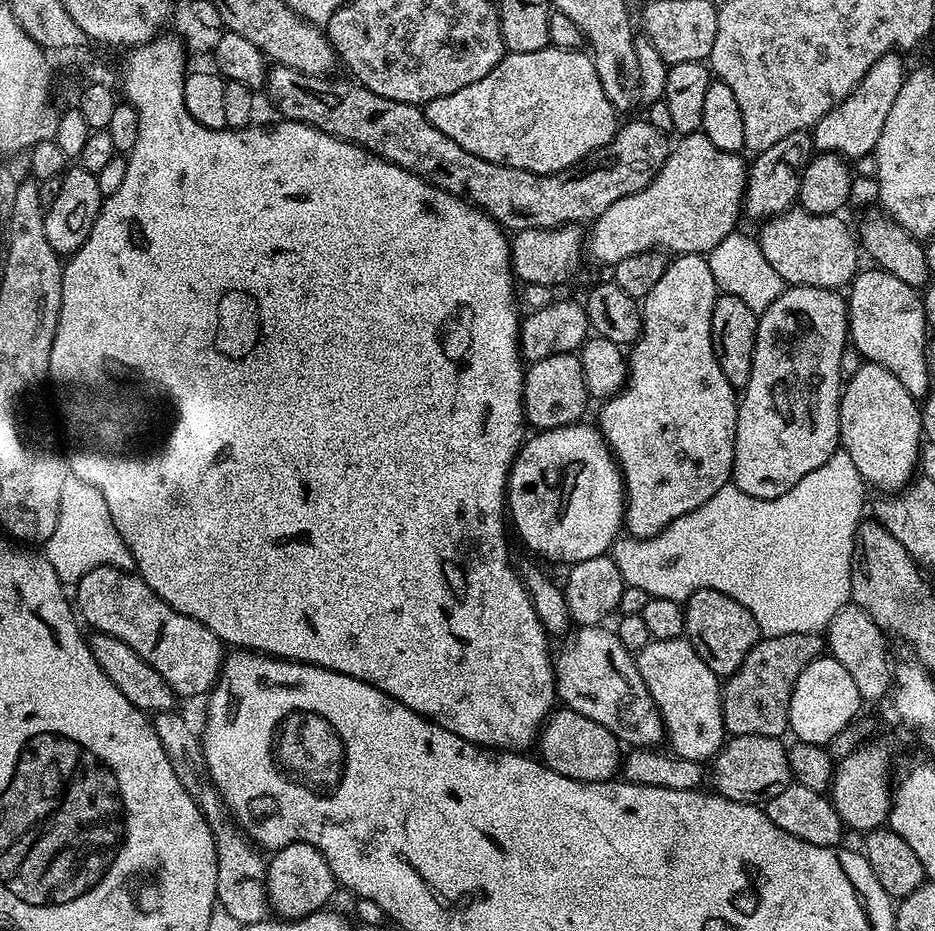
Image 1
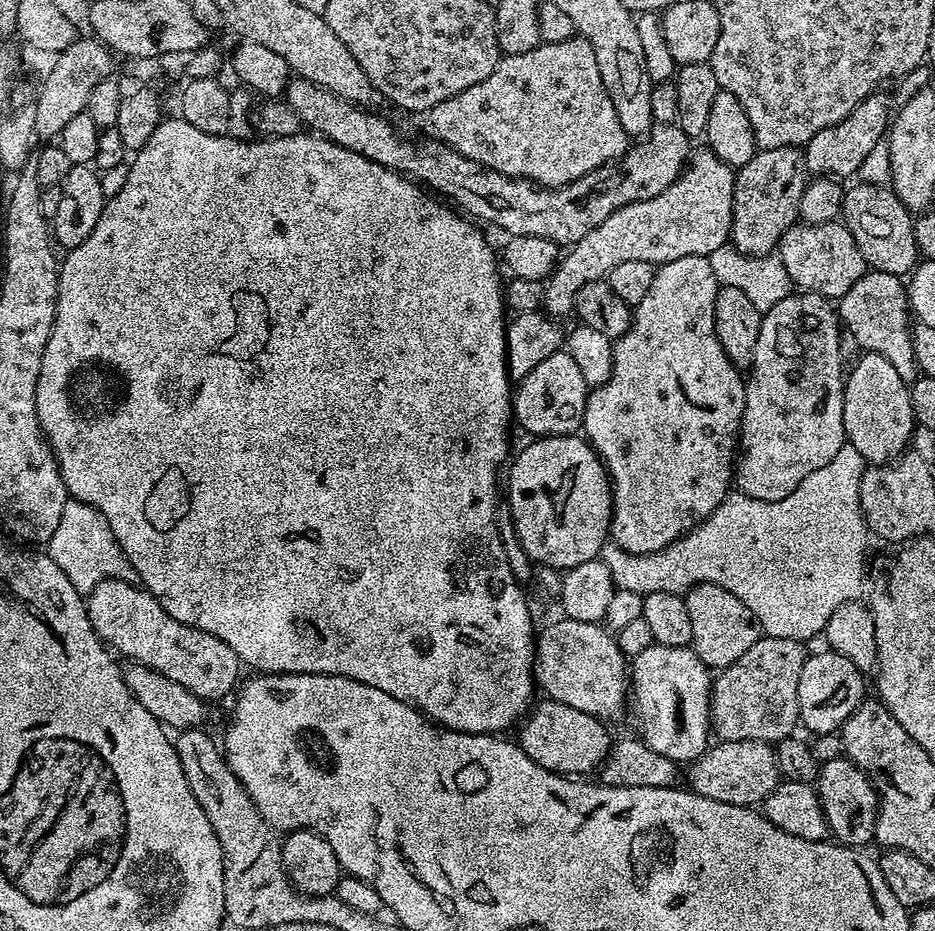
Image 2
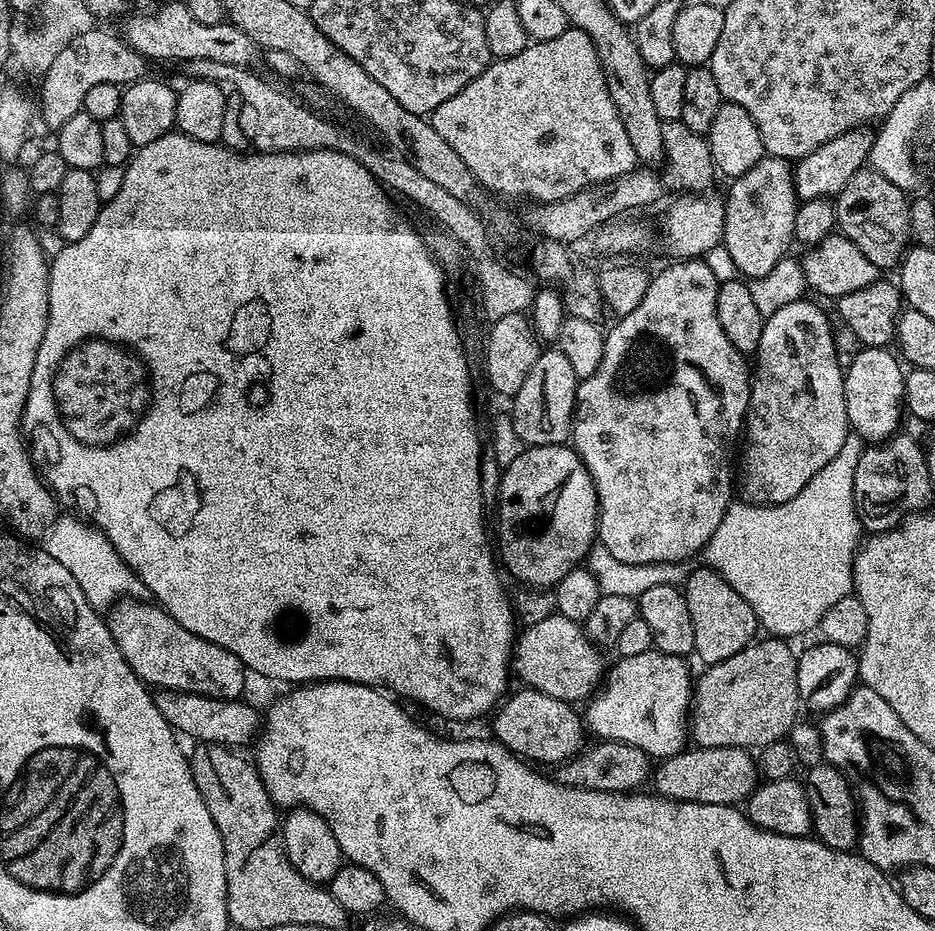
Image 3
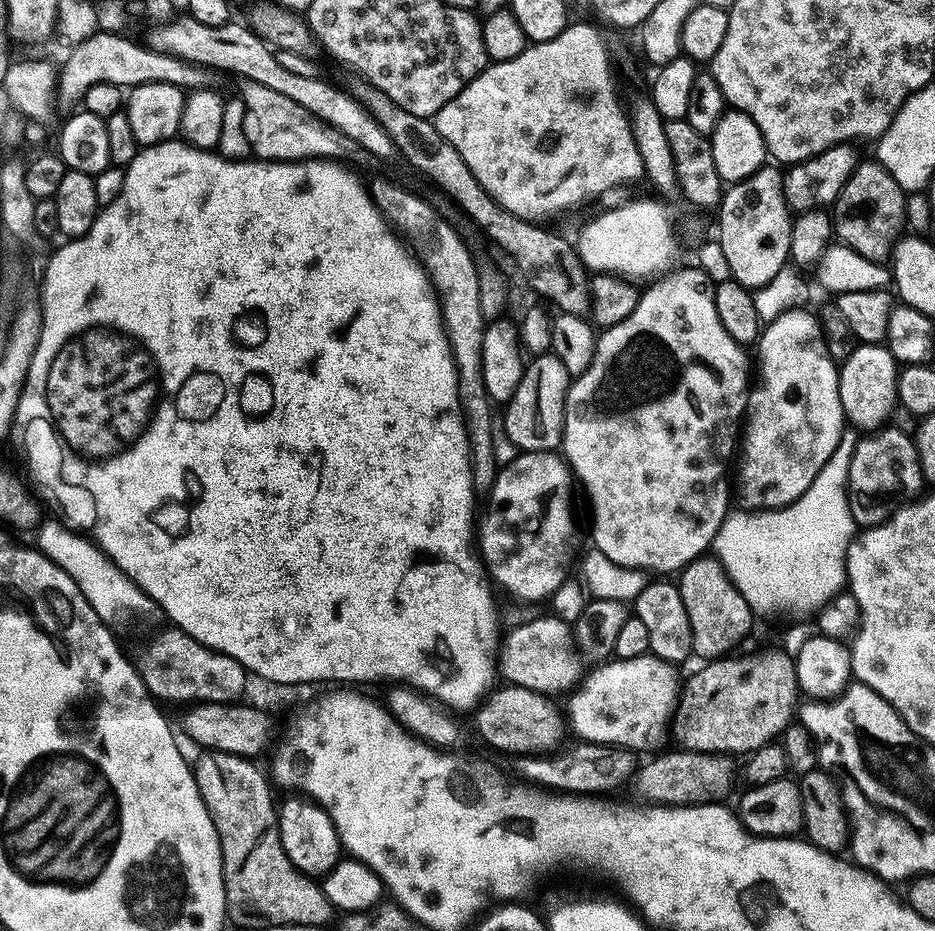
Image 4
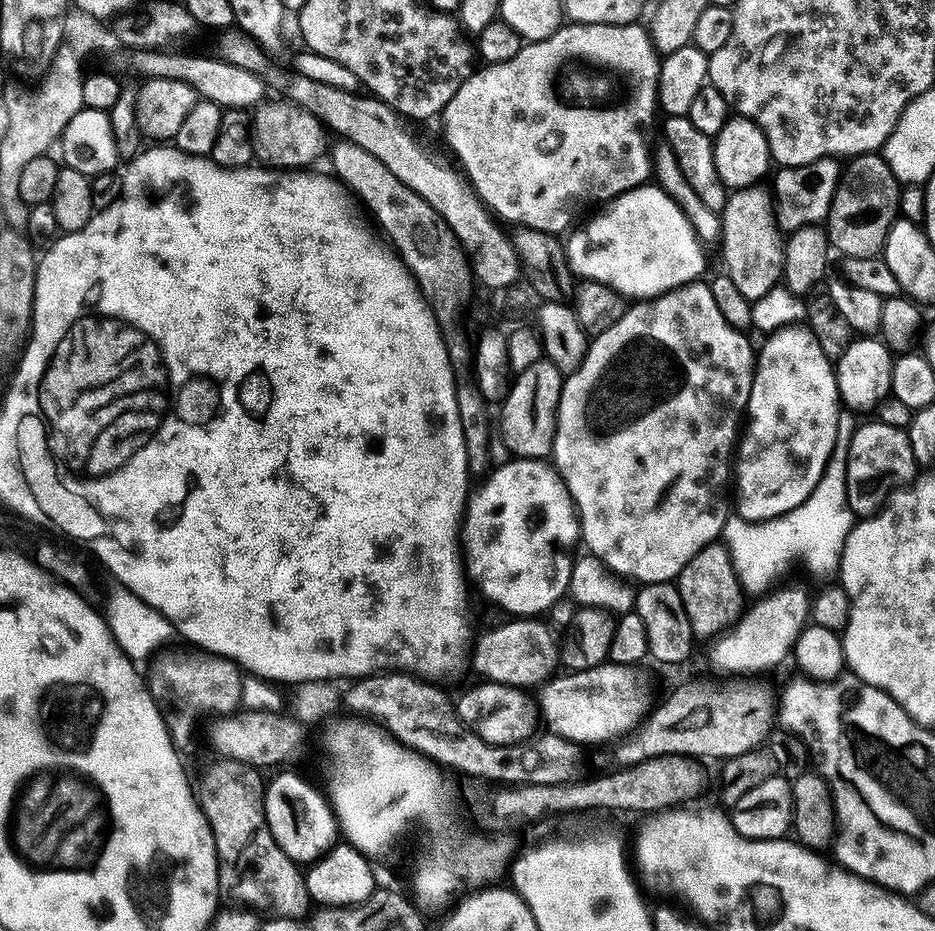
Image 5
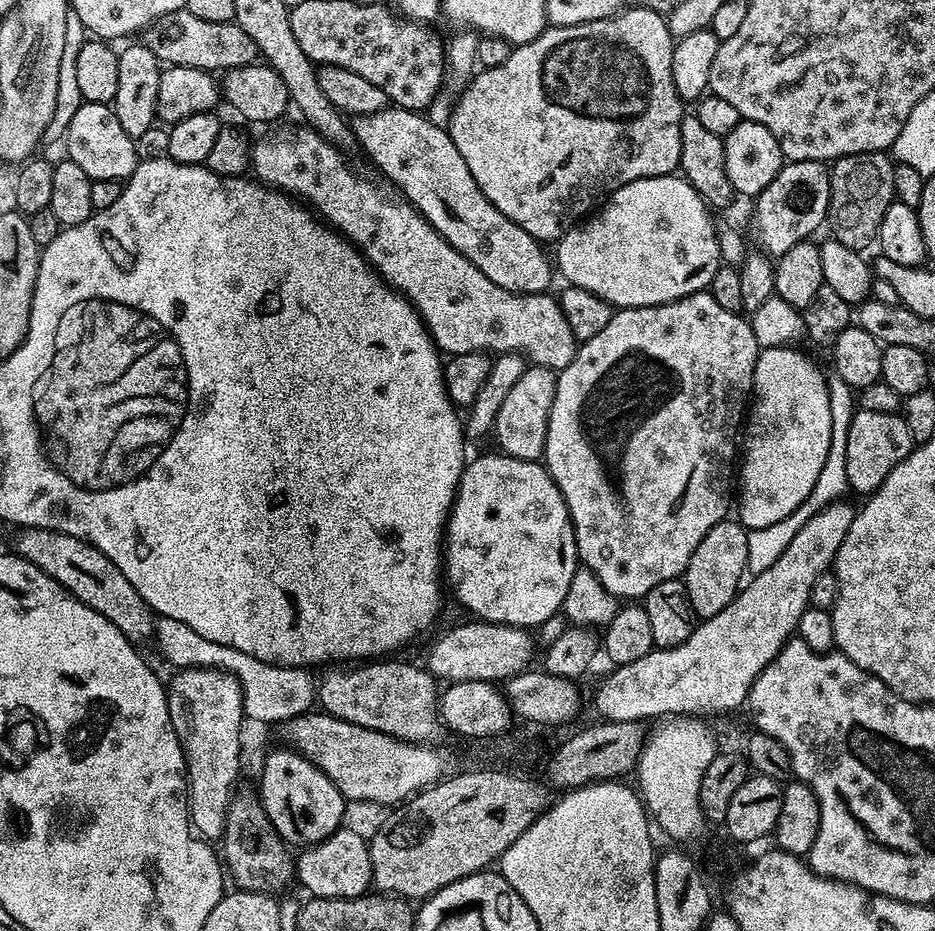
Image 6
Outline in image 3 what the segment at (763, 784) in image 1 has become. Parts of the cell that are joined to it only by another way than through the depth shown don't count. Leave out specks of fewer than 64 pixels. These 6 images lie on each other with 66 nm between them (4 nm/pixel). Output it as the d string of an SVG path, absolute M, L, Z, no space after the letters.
M692 746L683 752L661 759L657 764L660 765L657 768L655 765L654 768L655 791L668 800L736 806L747 801L752 791L758 787L758 764L753 753L747 748Z

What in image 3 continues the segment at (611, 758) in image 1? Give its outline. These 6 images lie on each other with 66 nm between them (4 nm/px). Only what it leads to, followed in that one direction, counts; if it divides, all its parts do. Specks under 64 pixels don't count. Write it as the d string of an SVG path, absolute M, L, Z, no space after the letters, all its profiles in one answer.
M524 686L521 689L521 692L513 691L501 700L491 717L491 735L499 743L506 745L511 752L525 761L535 762L537 765L559 766L584 751L586 724L581 713L579 716L569 701L550 698L550 694L542 694L536 688Z

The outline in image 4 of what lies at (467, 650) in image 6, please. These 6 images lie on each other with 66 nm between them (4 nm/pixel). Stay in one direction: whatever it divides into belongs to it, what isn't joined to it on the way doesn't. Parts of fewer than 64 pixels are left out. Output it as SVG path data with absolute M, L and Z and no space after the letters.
M545 614L545 616L538 617L537 620L528 620L525 624L518 625L505 640L503 637L502 643L498 648L499 675L501 677L505 676L508 679L505 681L517 688L529 688L535 692L543 692L545 694L560 692L563 688L568 690L581 679L582 671L580 672L580 668L582 669L582 664L574 651L574 641L569 625L565 624L563 620L556 619L551 614Z

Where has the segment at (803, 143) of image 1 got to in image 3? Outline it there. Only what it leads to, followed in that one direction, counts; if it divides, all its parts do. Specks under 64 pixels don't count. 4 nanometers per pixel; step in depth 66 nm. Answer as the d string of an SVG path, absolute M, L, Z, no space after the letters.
M764 155L745 174L735 177L728 194L724 196L725 220L723 245L734 260L737 271L747 279L764 277L785 257L788 246L794 242L794 218L798 201L796 188L793 186L793 165L777 156Z

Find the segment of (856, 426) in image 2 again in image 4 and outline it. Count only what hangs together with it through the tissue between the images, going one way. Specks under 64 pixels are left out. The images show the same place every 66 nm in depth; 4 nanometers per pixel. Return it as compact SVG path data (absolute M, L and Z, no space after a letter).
M857 343L852 353L839 365L840 401L847 423L864 430L876 430L889 419L896 399L896 374L898 365L892 351L883 343Z

